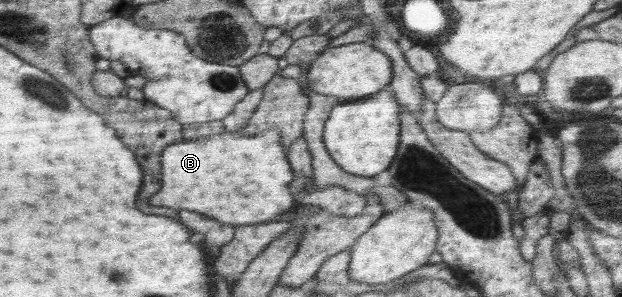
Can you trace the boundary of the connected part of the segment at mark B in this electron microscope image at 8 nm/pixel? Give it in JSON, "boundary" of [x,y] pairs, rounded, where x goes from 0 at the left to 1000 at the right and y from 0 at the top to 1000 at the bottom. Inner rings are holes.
{"boundary":[[[426,438],[408,455],[397,455],[384,441],[342,451],[336,465],[317,471],[296,471],[268,492],[260,508],[259,532],[259,545],[262,545],[262,633],[248,657],[249,667],[243,667],[243,687],[246,694],[268,694],[268,700],[275,694],[278,707],[294,700],[294,707],[323,714],[330,727],[339,727],[352,747],[365,747],[367,758],[378,764],[445,737],[474,684],[473,657],[466,643],[466,613],[471,613],[474,589],[471,589],[473,579],[465,556],[461,508],[450,475],[452,444],[449,438]]]}

